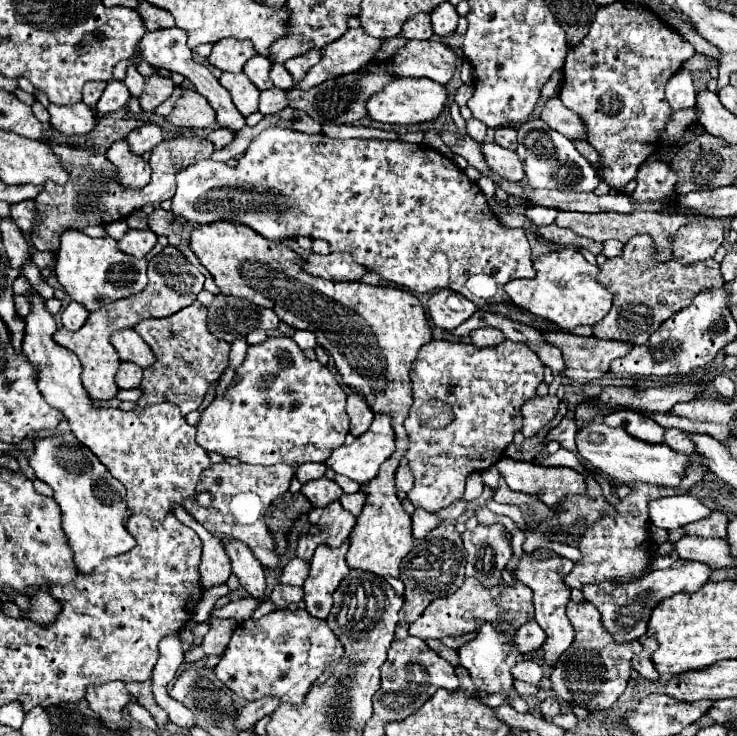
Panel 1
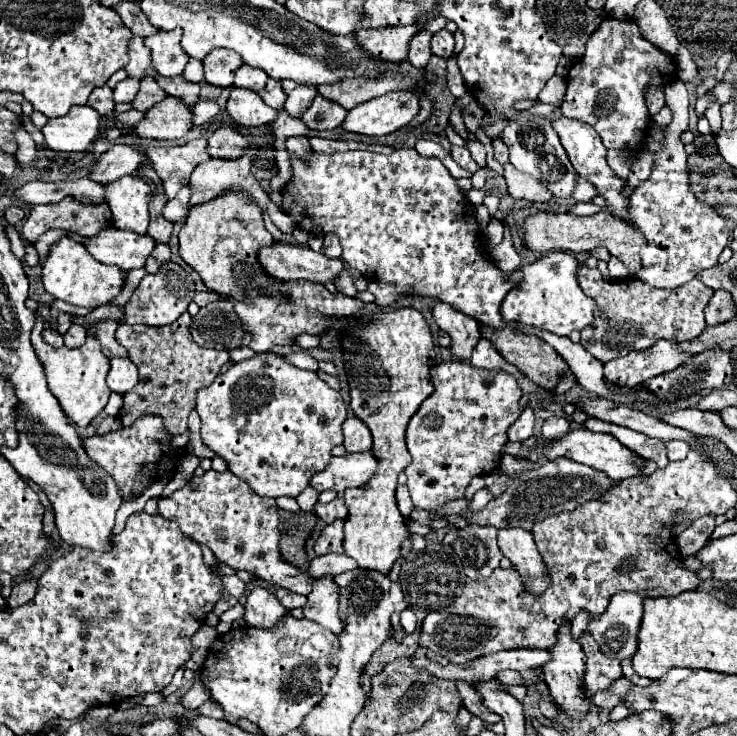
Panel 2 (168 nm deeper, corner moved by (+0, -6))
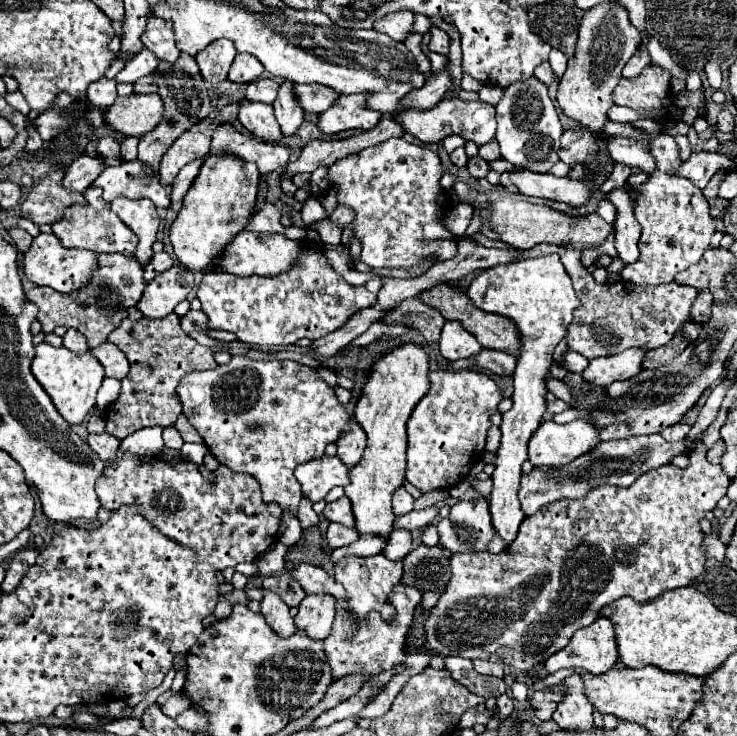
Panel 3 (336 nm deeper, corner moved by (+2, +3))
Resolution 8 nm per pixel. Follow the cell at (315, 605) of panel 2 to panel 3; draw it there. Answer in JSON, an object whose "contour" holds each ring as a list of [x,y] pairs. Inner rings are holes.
{"contour":[[[316,594],[316,596],[306,596],[302,600],[294,622],[298,630],[304,630],[310,638],[324,640],[332,630],[334,614],[336,614],[334,598],[328,594]]]}

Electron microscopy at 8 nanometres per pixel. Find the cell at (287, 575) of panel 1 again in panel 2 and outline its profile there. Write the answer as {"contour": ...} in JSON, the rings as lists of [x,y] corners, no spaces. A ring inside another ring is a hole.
{"contour":[[[328,553],[322,557],[316,557],[310,561],[308,565],[308,575],[312,575],[314,579],[324,577],[324,575],[338,575],[344,571],[350,571],[356,567],[356,561],[350,559],[348,555],[336,555],[336,553]]]}

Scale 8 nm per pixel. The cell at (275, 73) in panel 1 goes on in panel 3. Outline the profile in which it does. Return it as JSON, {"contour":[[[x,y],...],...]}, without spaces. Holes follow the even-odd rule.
{"contour":[[[258,78],[256,82],[250,82],[244,94],[244,100],[248,102],[266,102],[272,104],[278,94],[278,82],[270,78]]]}

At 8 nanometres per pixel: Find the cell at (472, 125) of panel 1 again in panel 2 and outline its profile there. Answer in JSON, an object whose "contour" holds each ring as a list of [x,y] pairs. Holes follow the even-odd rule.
{"contour":[[[468,139],[466,141],[466,147],[470,149],[470,153],[472,153],[472,157],[476,159],[476,163],[480,165],[480,167],[484,167],[486,165],[486,149],[484,149],[484,145],[478,141],[478,139]]]}

